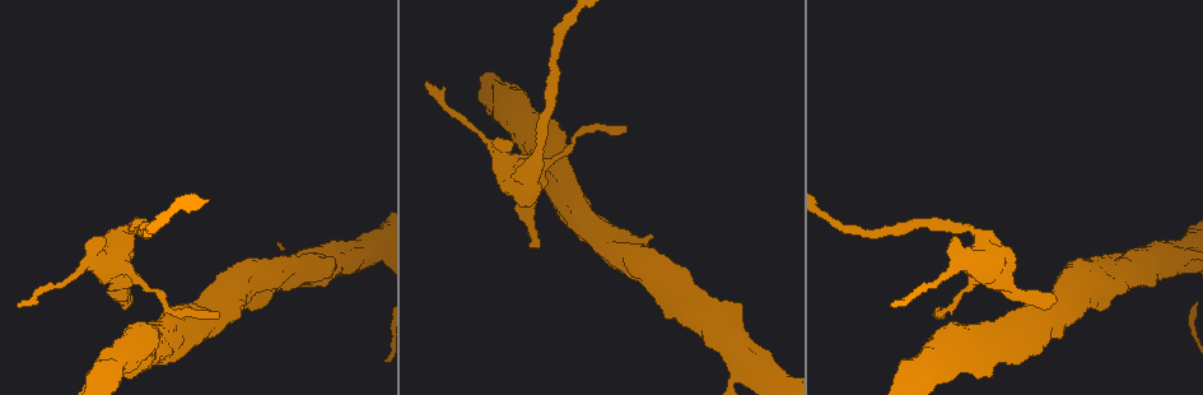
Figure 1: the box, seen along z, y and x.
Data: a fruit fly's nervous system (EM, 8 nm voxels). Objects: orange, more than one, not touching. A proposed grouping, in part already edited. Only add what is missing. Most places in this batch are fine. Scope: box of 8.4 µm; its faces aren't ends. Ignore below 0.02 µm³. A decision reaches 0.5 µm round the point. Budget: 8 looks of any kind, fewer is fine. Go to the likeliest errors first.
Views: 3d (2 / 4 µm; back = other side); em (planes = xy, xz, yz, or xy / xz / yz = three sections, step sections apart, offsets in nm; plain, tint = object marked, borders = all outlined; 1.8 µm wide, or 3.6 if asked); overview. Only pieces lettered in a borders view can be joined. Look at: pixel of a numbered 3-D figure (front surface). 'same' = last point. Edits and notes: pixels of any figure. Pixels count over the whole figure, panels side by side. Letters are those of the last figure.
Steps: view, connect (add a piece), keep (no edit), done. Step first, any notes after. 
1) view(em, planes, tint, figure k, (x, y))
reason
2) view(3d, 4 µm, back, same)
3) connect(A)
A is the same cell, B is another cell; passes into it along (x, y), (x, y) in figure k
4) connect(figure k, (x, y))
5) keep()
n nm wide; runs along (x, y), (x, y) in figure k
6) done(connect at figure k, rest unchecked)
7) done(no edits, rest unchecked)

view(em, xz, step 4, borders, figure 1, (1054, 300))
branch stops here

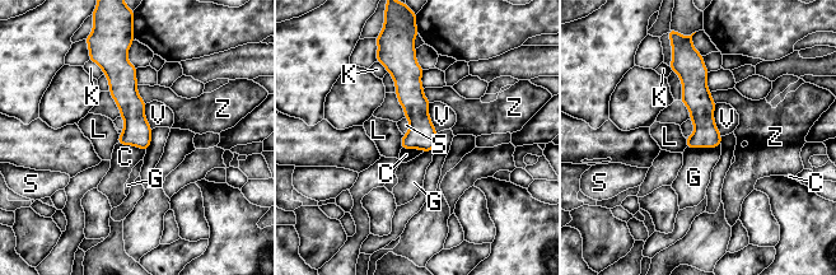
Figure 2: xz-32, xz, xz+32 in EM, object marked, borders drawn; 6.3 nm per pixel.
view(em, planes, borders, same)
another direction

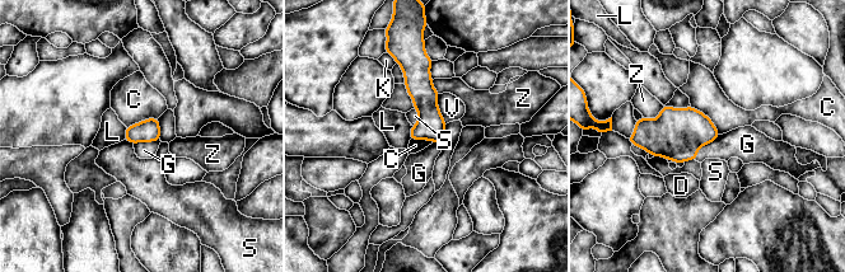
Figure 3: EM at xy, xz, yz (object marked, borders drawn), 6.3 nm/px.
connect(G)
C touches over 260 nm; G is the same cell, C, D, K, L, S, V and Z are other cells; it goes on there

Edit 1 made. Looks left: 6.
view(em, xy, step 4, tint, figure 1, (623, 127))
long arm stops here

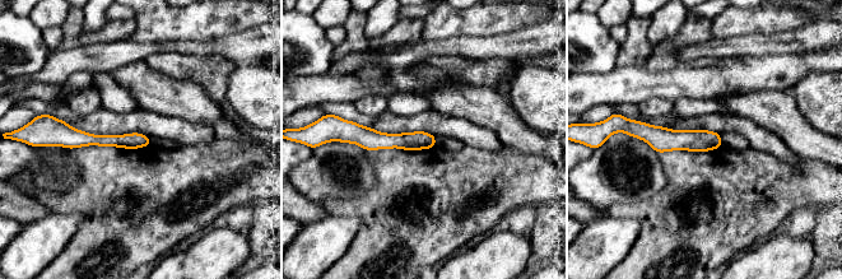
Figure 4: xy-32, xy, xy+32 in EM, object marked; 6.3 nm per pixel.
view(em, planes, borders, same)
another direction

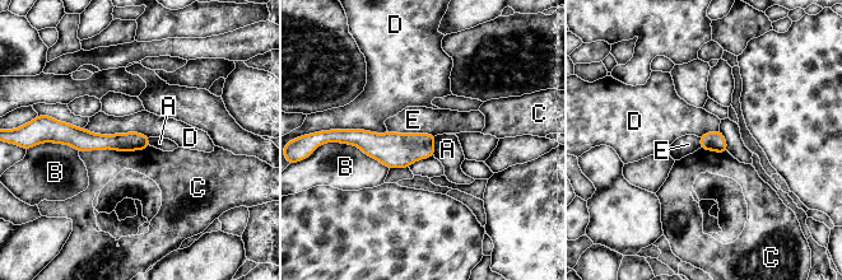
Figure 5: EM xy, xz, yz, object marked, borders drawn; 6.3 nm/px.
keep()
C touches over 440 nm; A, B, C, D and E are other cells; runs along (61, 135), (145, 144) in figure 5; no lettered piece goes on from it

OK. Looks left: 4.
view(em, planes, borders, figure 1, (510, 144))
free end

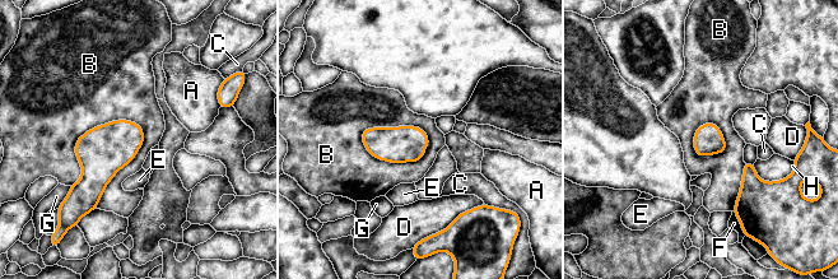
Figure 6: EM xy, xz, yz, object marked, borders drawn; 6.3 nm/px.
keep()
A, B, C, D, E, F, G and H are other cells; border along (131, 120), (143, 144), (96, 208) in figure 6; none of them fits

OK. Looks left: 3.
done(connect at figure 3, rest unchecked)

